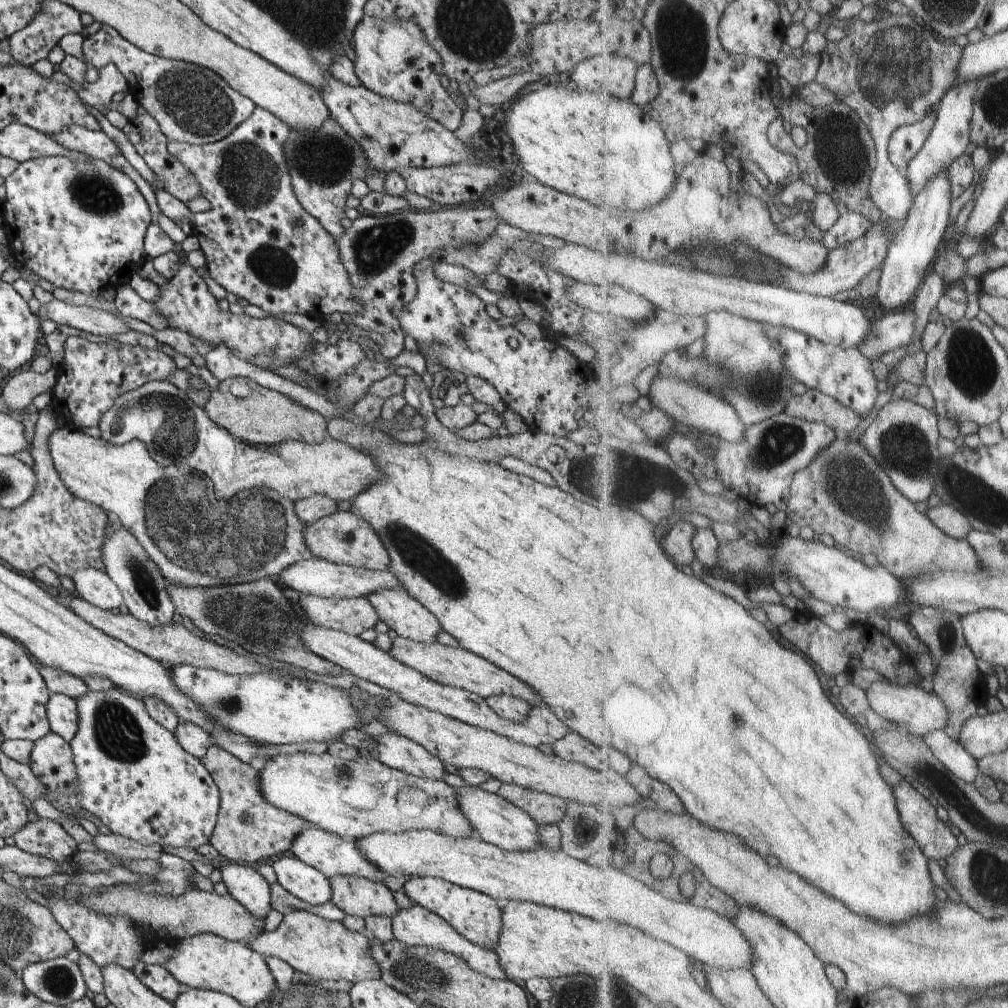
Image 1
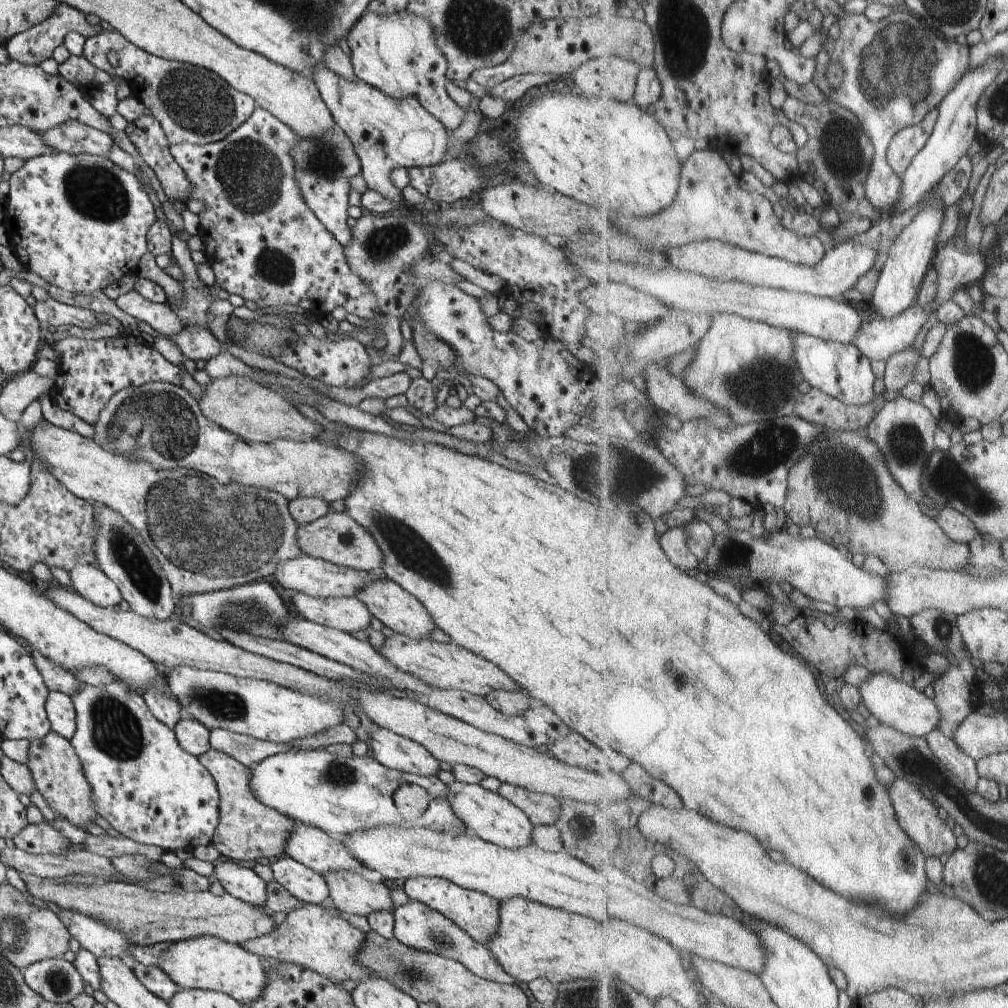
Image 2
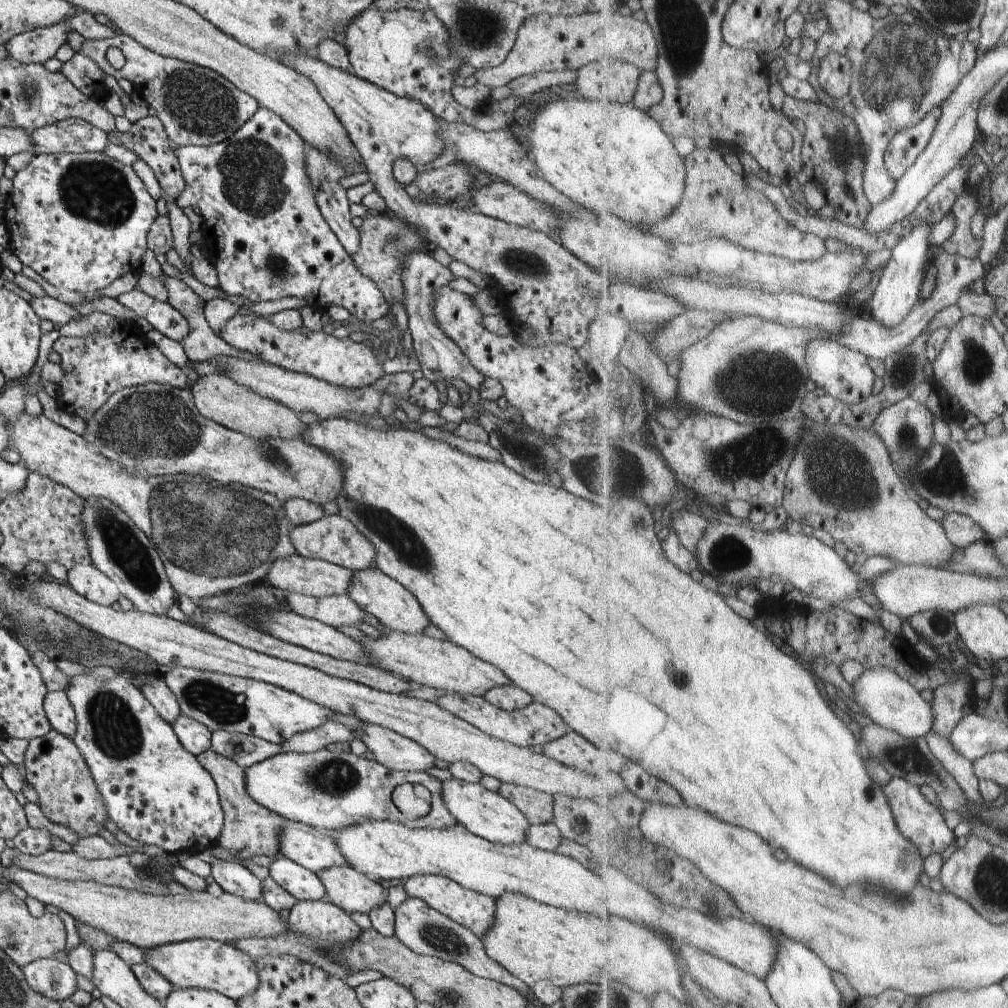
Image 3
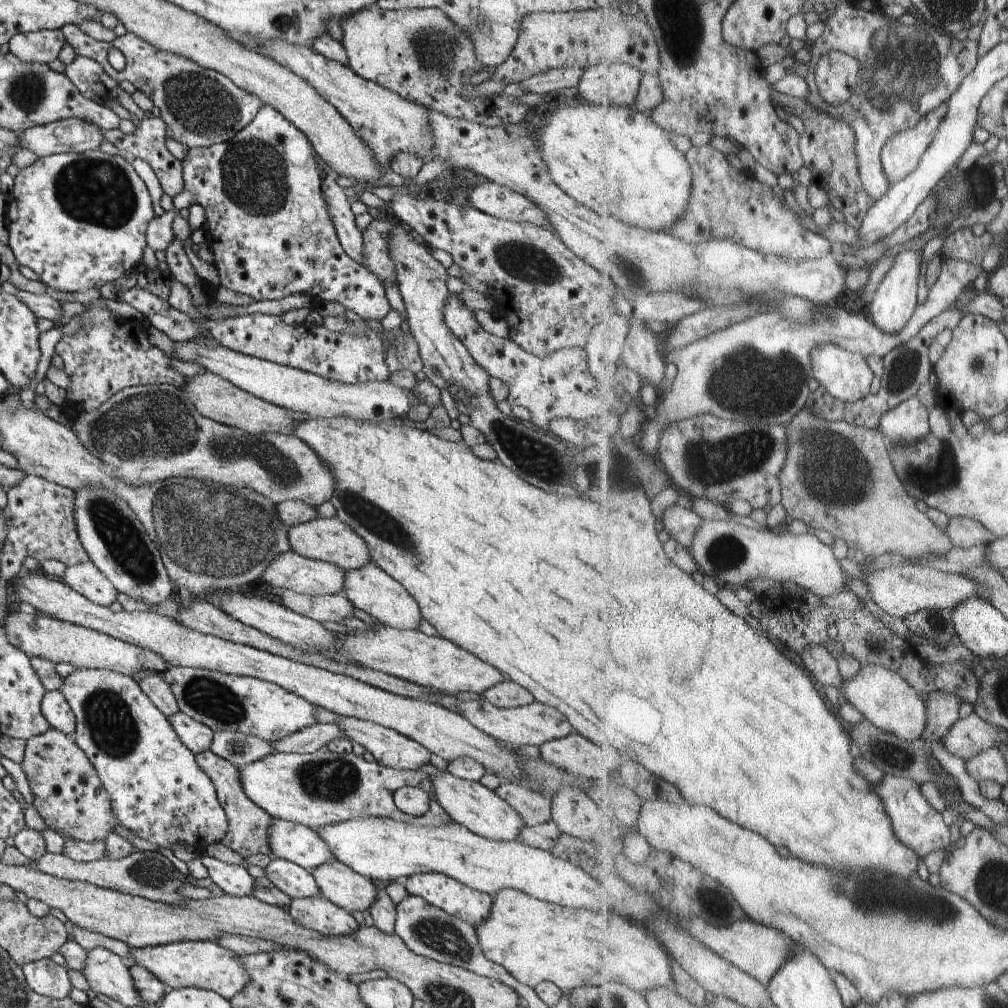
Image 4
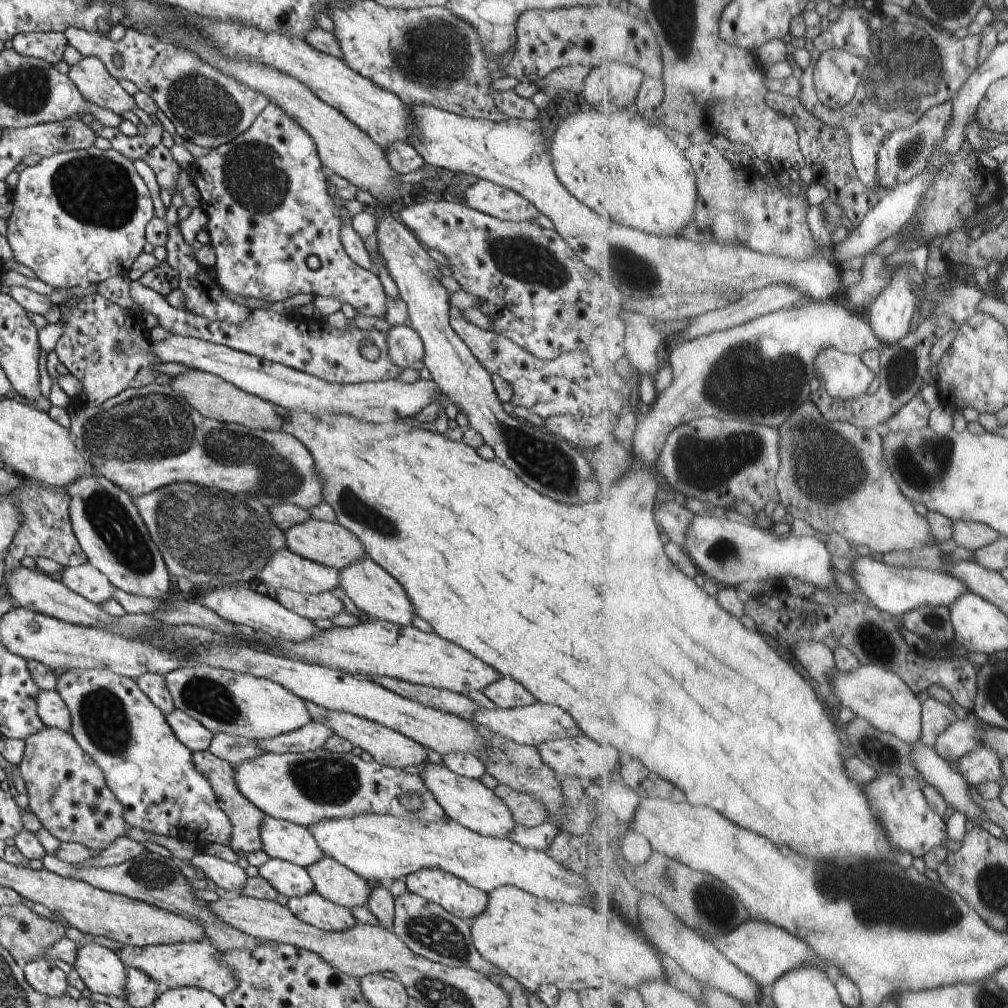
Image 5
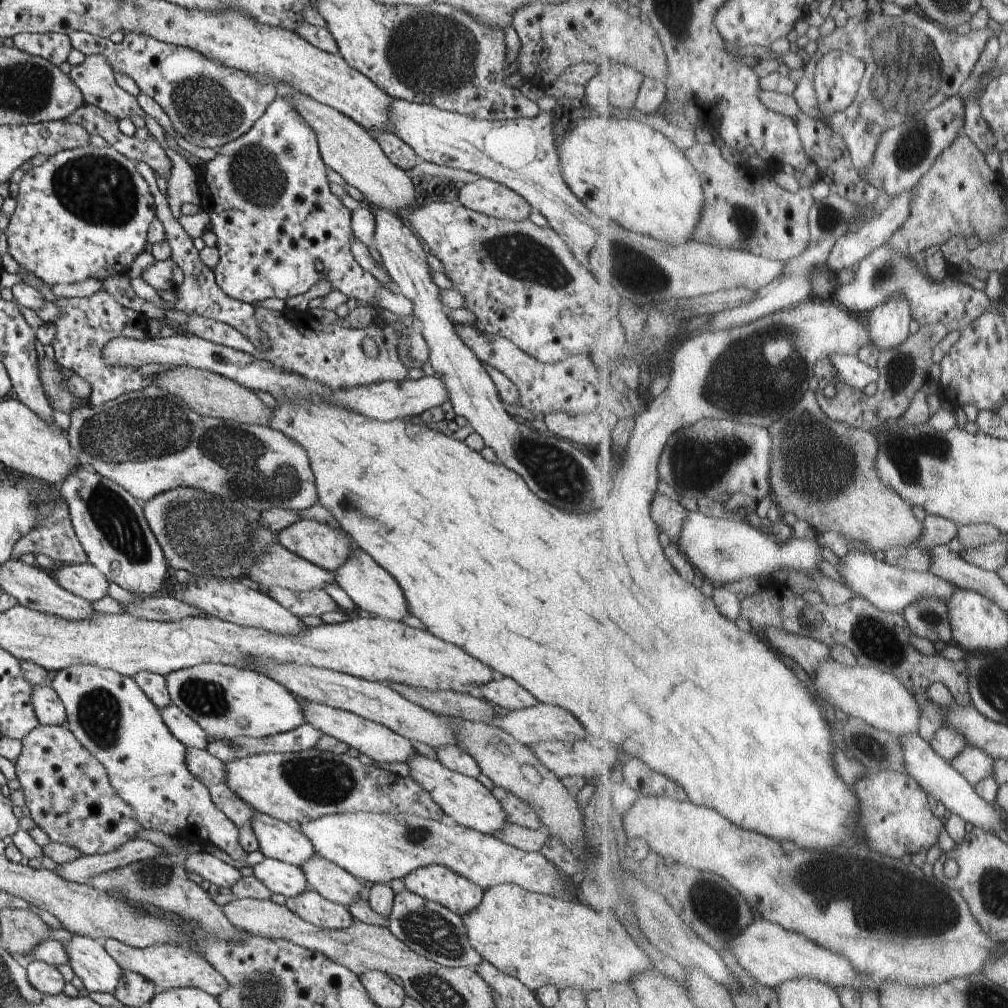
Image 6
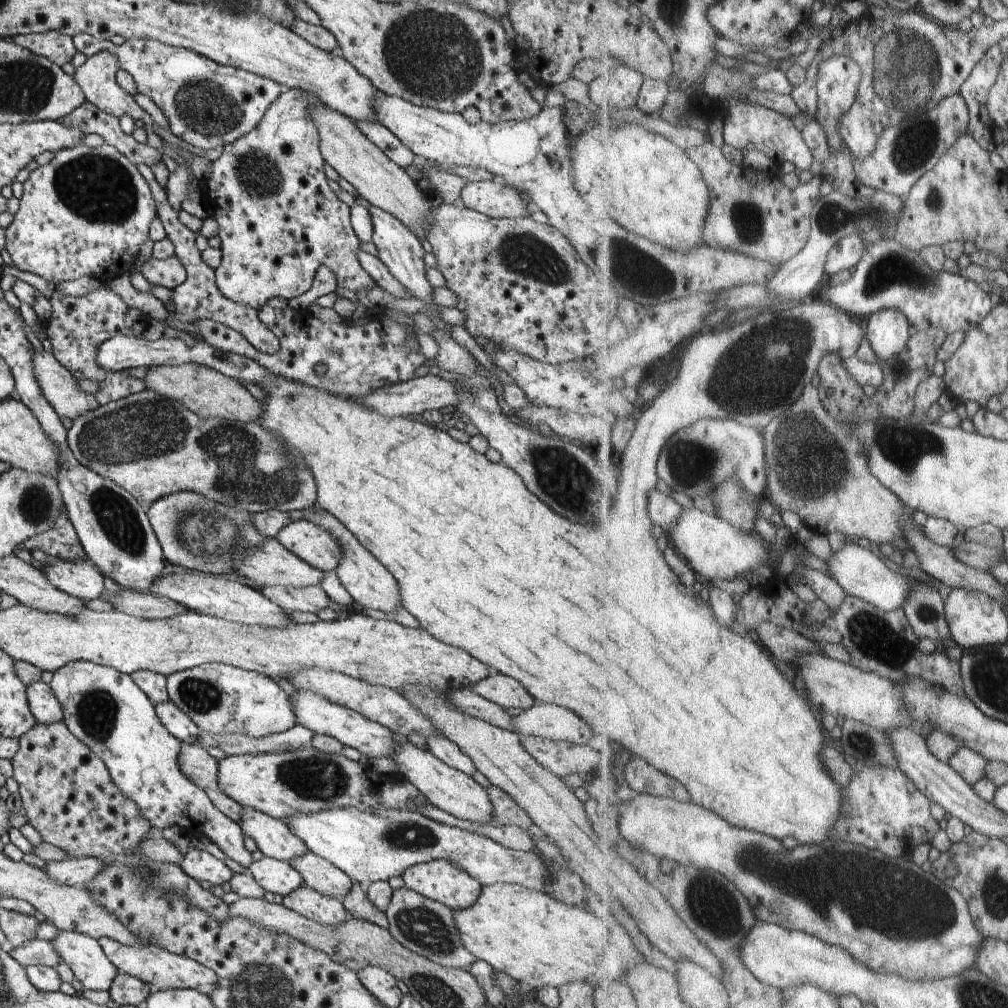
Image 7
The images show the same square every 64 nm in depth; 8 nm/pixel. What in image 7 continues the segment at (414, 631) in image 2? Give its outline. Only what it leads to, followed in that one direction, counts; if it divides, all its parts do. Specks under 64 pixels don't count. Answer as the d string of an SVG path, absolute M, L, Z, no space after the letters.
M316 504L311 508L302 510L304 512L304 518L330 532L330 536L334 536L334 540L341 544L342 554L341 560L338 566L335 567L335 572L342 582L342 586L348 590L348 594L352 596L354 605L359 609L365 609L370 611L381 611L388 614L388 612L394 612L398 608L402 607L400 602L400 589L398 582L389 569L387 569L370 551L358 542L358 539L339 521L334 518L330 513L323 510Z

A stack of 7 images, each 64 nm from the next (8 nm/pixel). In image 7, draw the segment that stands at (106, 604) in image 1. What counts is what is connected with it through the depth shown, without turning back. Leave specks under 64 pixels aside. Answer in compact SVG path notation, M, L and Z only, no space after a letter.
M49 559L40 566L42 574L54 588L83 601L103 597L103 574L88 559Z

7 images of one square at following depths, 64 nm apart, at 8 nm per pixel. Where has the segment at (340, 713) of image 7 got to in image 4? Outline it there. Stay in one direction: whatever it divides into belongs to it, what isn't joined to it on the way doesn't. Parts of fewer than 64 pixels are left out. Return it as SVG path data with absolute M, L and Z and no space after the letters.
M340 715L340 720L336 721L336 726L346 734L346 738L353 743L364 746L370 752L376 761L380 764L396 769L415 770L430 763L431 752L424 748L422 744L412 740L410 737L400 734L384 725L362 720L352 716Z

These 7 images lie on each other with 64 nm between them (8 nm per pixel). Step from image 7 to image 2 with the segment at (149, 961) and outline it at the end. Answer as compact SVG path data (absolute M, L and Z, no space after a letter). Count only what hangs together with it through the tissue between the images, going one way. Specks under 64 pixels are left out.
M199 936L170 943L160 952L158 966L179 989L202 989L223 992L242 1006L254 1002L266 988L266 963L241 944L224 942L213 936Z

